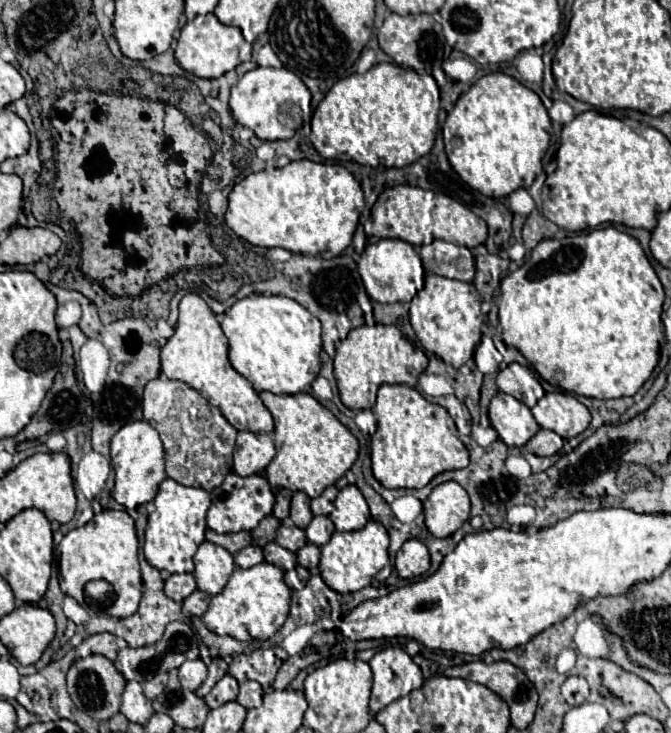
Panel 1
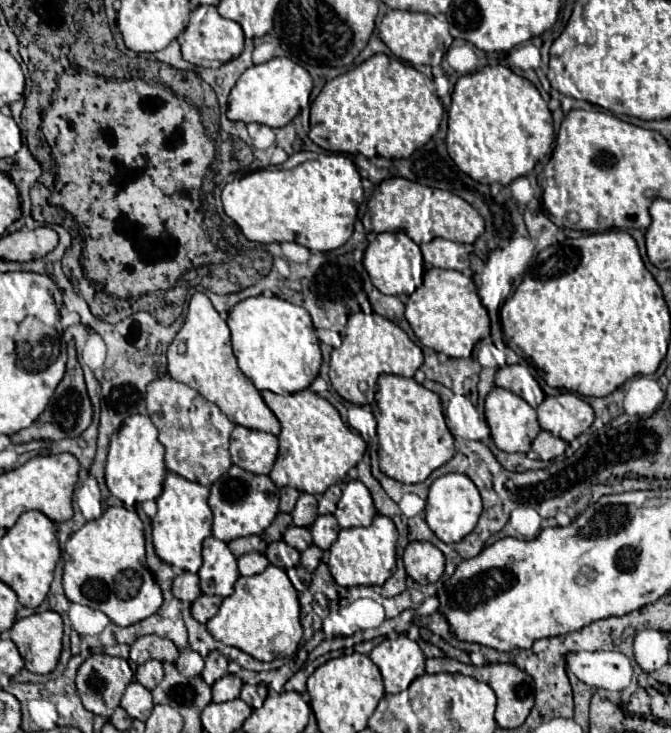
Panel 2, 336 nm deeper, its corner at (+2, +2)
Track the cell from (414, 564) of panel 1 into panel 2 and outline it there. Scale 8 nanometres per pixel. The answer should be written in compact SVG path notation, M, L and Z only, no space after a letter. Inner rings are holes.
M409 542L403 552L403 564L417 584L431 584L445 570L445 556L431 542Z

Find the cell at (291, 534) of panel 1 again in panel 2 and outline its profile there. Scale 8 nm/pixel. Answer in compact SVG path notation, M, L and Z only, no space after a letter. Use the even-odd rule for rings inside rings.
M289 526L287 532L283 534L283 540L285 540L289 546L293 546L295 550L303 552L303 550L307 550L307 548L311 546L311 532L309 532L309 528Z

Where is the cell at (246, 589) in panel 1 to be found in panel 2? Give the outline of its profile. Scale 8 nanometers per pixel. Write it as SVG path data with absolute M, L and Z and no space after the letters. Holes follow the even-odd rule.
M269 564L261 574L249 578L241 576L235 582L233 594L223 598L219 612L207 622L207 630L213 634L215 640L227 646L235 646L263 662L293 656L303 636L297 592L287 574L281 568Z

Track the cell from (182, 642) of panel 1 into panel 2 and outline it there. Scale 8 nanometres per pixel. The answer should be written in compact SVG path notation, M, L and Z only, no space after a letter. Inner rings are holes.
M141 636L131 644L131 654L129 660L133 664L145 664L149 660L159 660L159 662L175 662L179 658L179 648L159 636Z

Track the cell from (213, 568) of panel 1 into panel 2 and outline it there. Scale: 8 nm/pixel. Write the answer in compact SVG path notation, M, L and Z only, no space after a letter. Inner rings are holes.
M213 536L203 542L203 566L199 568L199 580L203 594L229 596L233 584L239 578L237 558L231 554L229 546Z

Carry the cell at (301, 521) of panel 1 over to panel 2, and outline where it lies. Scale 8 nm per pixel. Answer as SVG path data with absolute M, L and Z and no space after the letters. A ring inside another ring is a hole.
M301 494L297 500L295 510L291 512L295 526L311 526L317 518L317 498L313 494Z

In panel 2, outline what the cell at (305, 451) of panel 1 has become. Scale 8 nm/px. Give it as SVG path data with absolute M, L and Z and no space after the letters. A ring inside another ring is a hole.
M307 388L287 396L263 390L261 396L281 422L279 456L269 474L279 488L293 486L299 492L321 496L331 484L341 482L347 472L363 458L367 450L365 440L355 430L345 426L339 412L319 394Z

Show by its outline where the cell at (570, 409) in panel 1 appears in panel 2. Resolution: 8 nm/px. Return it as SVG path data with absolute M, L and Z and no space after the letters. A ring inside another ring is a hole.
M573 392L547 396L537 406L539 424L565 442L571 442L593 424L593 408Z

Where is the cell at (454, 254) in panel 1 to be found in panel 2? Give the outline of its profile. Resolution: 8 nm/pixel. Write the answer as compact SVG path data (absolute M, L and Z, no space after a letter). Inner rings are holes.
M433 238L429 244L421 244L421 252L425 262L435 268L451 268L469 274L469 254L459 242Z

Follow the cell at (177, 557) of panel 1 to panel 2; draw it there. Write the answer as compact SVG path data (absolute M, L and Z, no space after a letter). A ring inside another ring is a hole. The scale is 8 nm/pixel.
M169 472L163 482L163 492L157 498L157 516L153 518L153 546L157 556L181 570L197 572L201 568L201 544L211 536L211 508L207 504L209 488L199 482L189 482L179 474Z

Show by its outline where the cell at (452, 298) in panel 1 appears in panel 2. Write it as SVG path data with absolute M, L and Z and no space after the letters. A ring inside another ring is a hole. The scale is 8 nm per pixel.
M427 270L423 284L409 296L405 318L423 346L449 358L469 358L473 346L489 336L489 316L477 296L477 288L471 278L457 270Z

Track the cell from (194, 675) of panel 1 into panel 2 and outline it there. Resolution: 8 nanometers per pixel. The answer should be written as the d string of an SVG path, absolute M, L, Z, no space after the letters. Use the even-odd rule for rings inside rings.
M185 648L179 654L179 660L175 662L175 666L185 676L201 676L201 672L203 672L203 658L197 652L193 652L191 648Z

